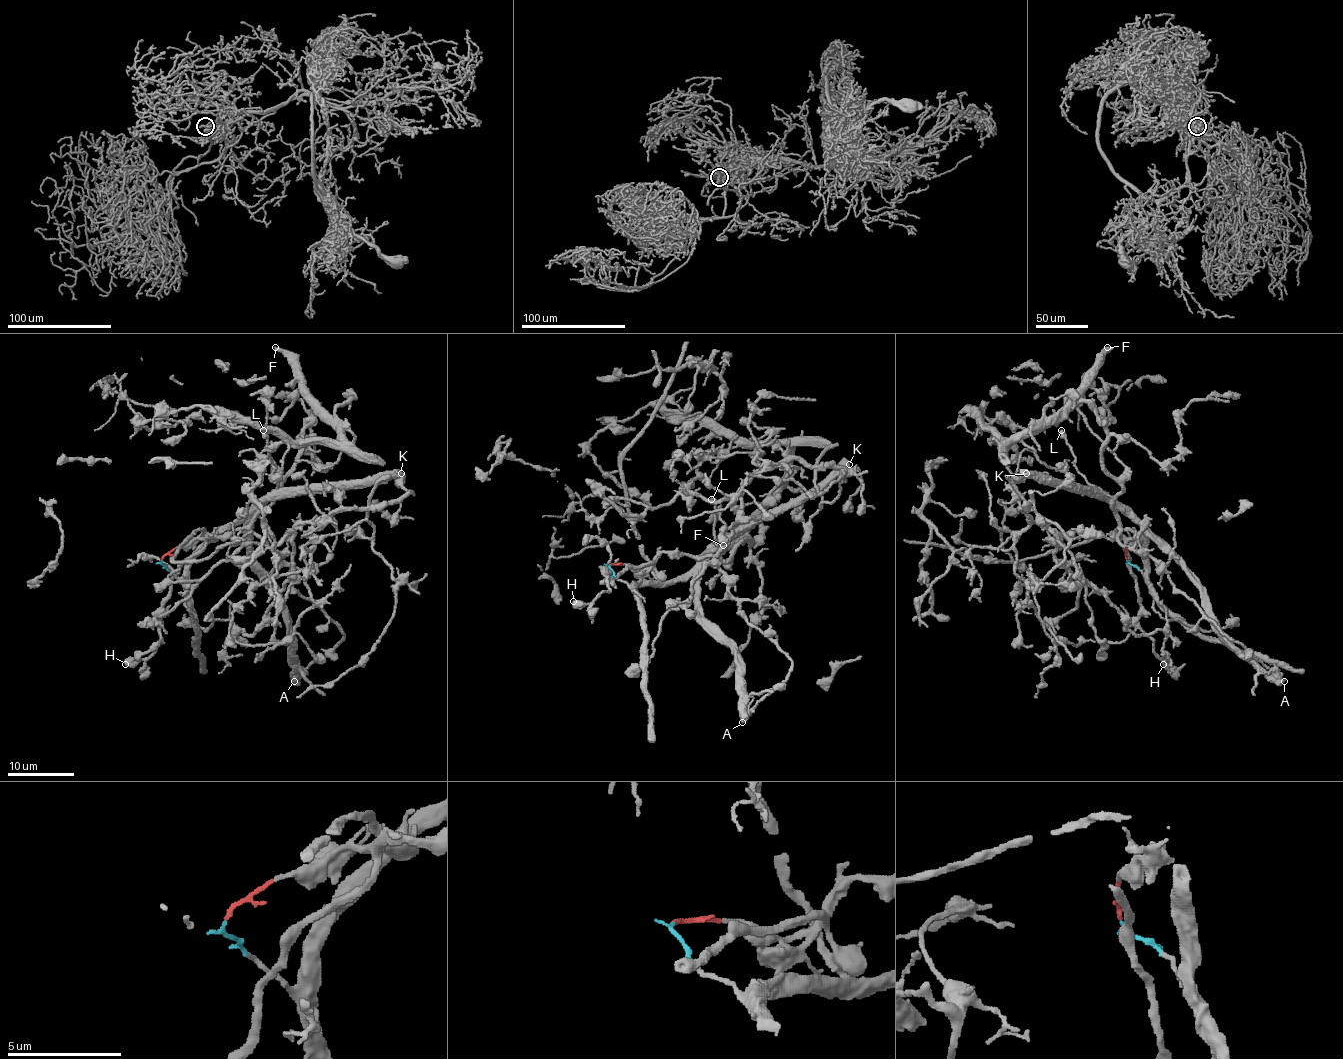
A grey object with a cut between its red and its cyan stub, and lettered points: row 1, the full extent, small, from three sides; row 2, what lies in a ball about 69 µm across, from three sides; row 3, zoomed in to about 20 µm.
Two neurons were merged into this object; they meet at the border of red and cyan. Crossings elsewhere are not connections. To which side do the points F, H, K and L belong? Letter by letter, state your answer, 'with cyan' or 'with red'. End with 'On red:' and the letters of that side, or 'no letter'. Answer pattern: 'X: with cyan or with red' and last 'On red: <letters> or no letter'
F: with red
H: with red
K: with cyan
L: with red
On red: F, H, L

